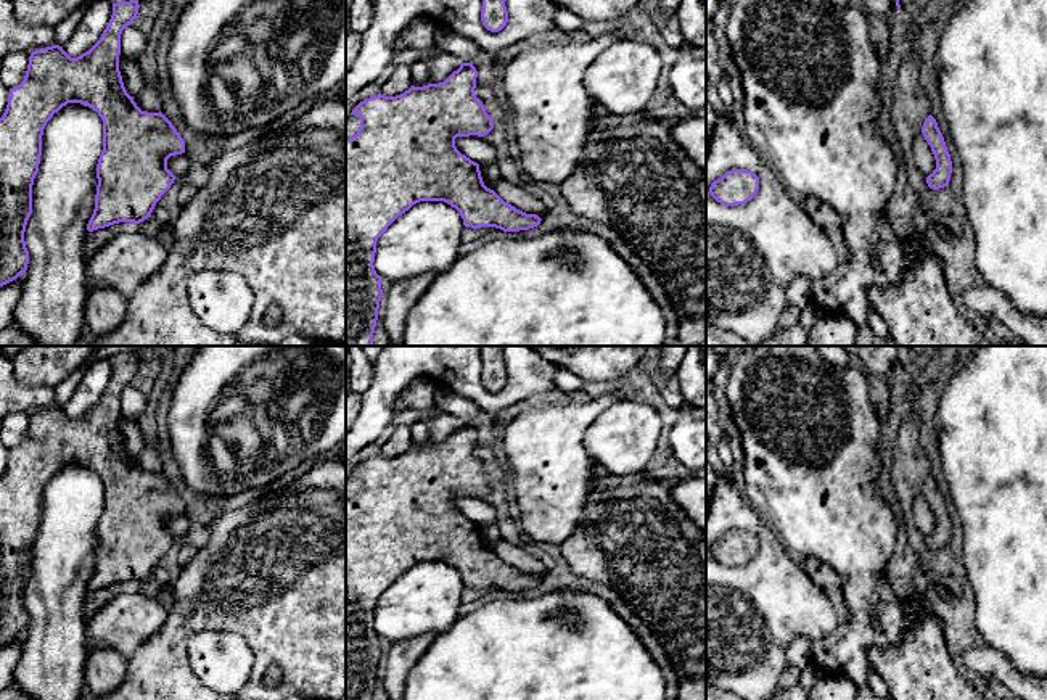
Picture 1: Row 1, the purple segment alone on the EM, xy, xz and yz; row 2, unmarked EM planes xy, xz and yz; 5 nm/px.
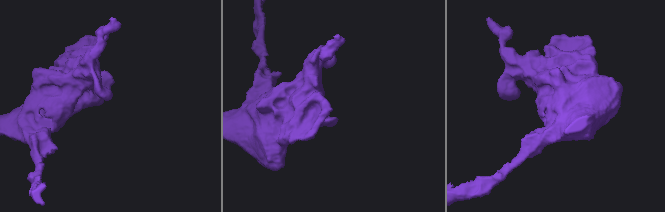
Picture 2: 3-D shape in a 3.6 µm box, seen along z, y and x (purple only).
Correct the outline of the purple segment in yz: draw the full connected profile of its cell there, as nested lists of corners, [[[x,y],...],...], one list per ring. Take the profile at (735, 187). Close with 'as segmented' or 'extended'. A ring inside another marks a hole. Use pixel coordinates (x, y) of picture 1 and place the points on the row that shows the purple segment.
[[[732,169],[709,187],[711,196],[725,206],[751,201],[759,190],[759,177],[746,169]]]; as segmented

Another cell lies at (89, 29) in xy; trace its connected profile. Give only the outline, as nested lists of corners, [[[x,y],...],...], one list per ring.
[[[98,0],[92,3],[82,19],[76,24],[72,35],[63,45],[63,50],[77,58],[88,51],[101,37],[113,14],[111,0]]]

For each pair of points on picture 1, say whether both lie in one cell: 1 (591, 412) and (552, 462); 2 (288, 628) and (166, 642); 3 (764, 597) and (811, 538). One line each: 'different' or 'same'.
1: same
2: same
3: different

